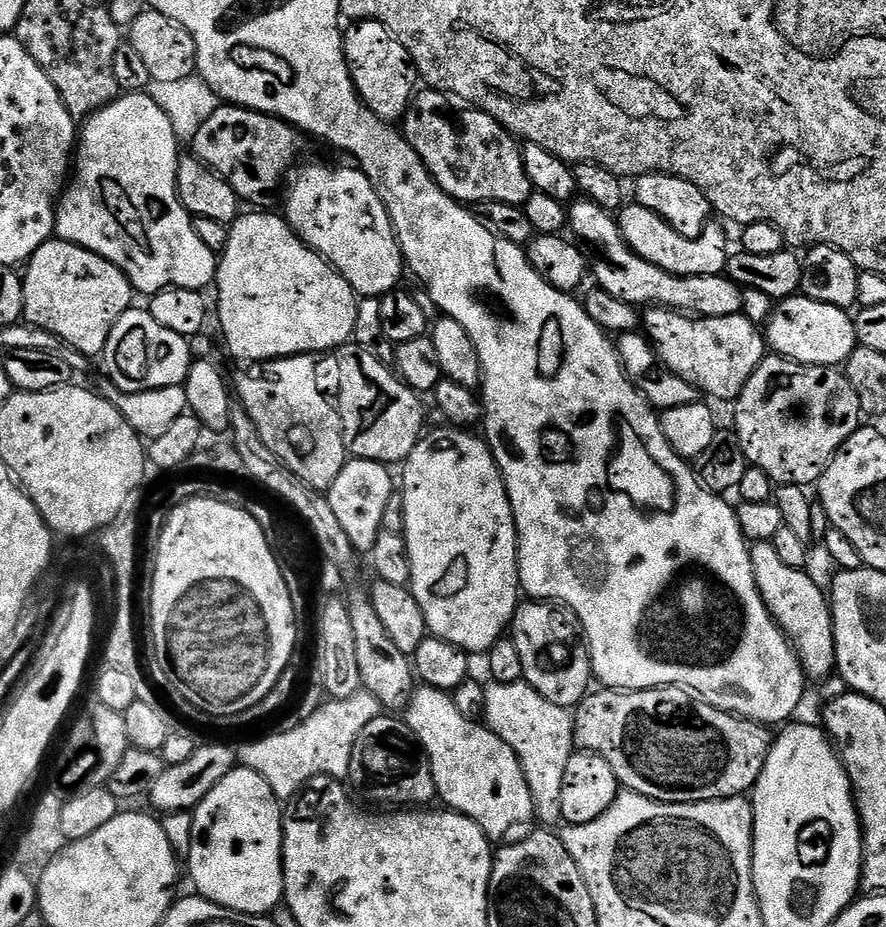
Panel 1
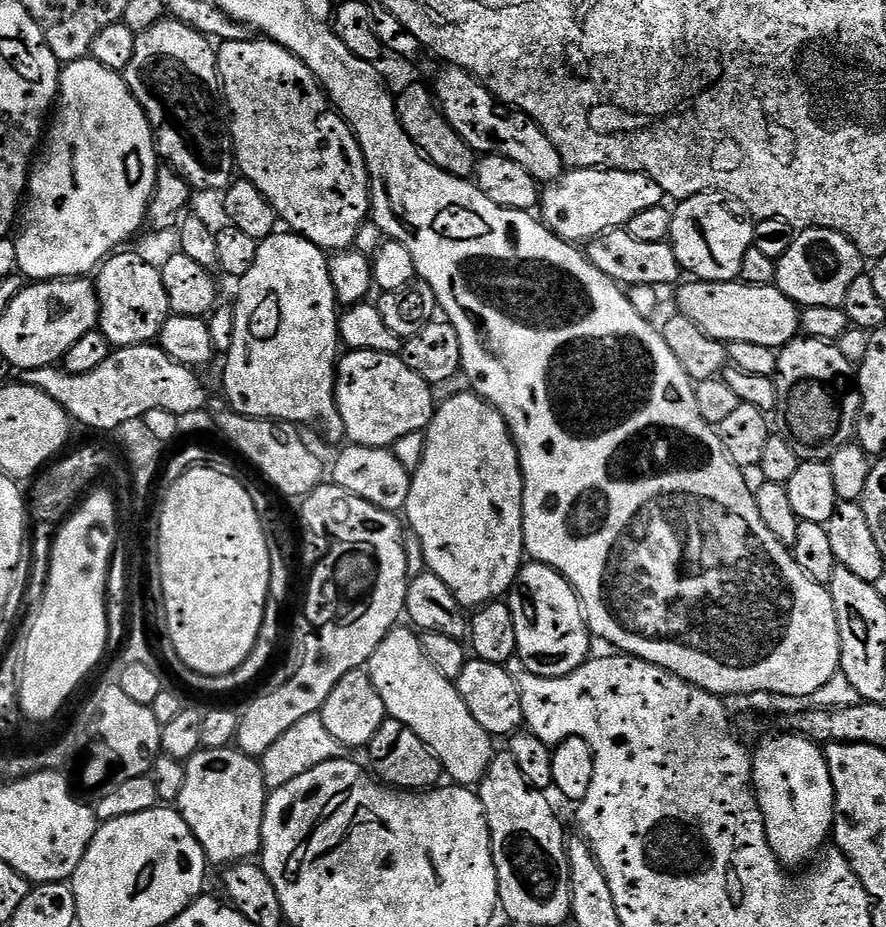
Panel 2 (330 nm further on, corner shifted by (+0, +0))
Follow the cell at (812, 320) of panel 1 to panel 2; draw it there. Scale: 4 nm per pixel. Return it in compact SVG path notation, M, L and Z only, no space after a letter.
M696 280L687 284L681 283L675 289L676 304L679 315L690 318L704 333L715 340L724 341L725 345L734 342L754 342L754 346L766 346L767 348L781 349L790 341L797 339L801 331L801 309L789 296L782 294L779 288L772 284L754 286L743 282L729 282L726 284L714 284L707 280Z

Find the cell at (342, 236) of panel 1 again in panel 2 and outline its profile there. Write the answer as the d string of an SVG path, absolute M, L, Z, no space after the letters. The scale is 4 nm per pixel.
M253 38L242 42L223 41L216 54L216 69L220 71L222 100L226 105L227 115L230 117L232 151L236 153L236 167L239 175L243 179L254 182L254 186L258 186L258 190L262 190L262 194L268 199L270 206L274 206L277 217L283 223L285 220L288 223L285 225L291 231L306 237L307 240L314 242L328 254L351 249L355 245L352 243L360 236L360 227L363 226L364 219L367 221L370 216L372 193L370 191L368 163L364 161L360 144L357 142L355 134L352 133L352 128L344 121L344 117L336 111L335 107L330 106L330 101L324 89L320 87L316 75L290 50L286 50L280 44L275 44L273 40L267 38Z

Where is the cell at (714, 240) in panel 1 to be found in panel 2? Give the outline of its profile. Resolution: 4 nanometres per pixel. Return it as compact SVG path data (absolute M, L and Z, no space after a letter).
M703 192L679 201L672 212L672 235L670 243L685 273L693 272L696 280L707 280L714 284L726 284L735 281L742 270L742 258L746 250L754 246L754 224L751 219L725 192Z

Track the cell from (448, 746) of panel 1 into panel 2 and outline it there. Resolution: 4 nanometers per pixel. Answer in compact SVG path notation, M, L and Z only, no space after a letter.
M404 627L393 628L388 637L380 643L378 650L374 650L371 660L366 665L368 676L372 679L378 694L381 695L384 711L391 719L410 726L410 730L414 730L414 734L418 734L418 738L422 738L426 747L440 759L441 769L447 775L449 772L456 779L453 781L457 785L479 785L480 781L484 779L494 755L493 737L489 736L486 730L482 730L482 726L478 726L478 722L474 722L474 714L470 714L470 710L466 710L466 702L462 702L455 683L446 679L432 665L430 658L426 658L424 648L420 644L420 636L411 627L408 627L409 629Z

